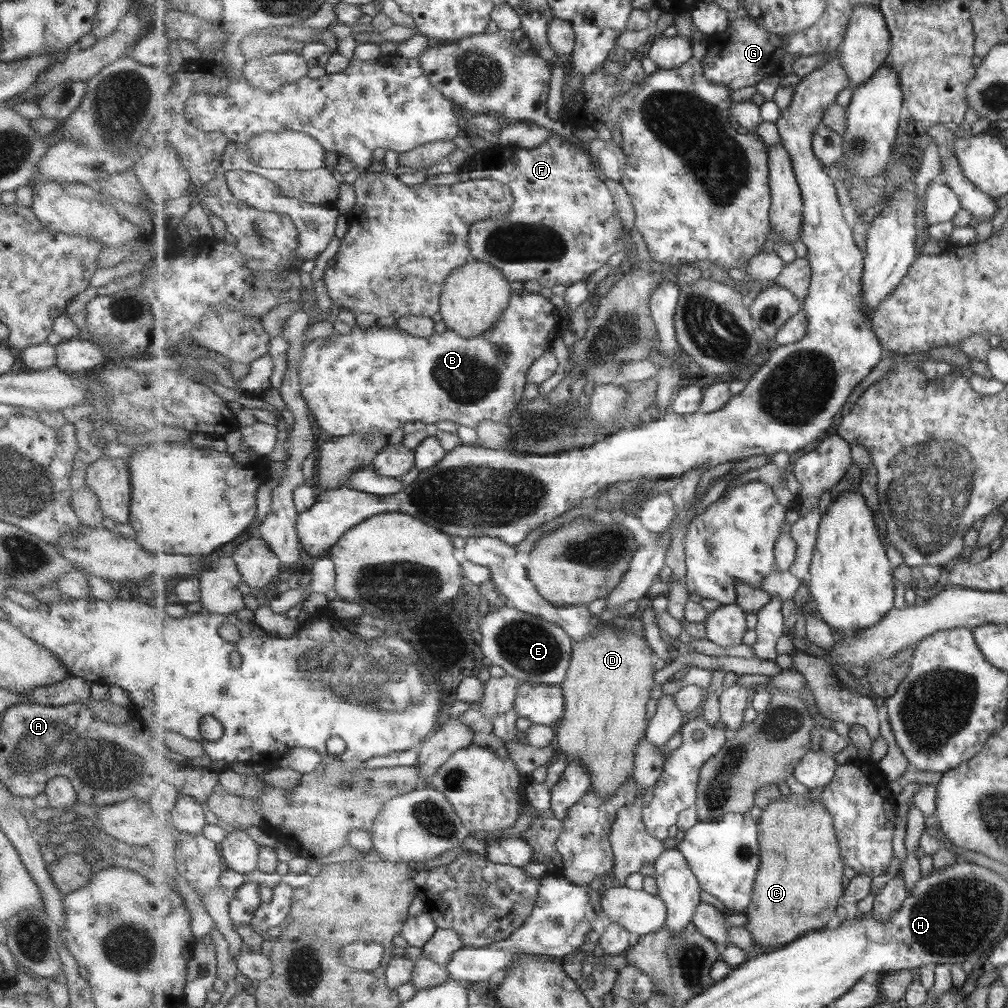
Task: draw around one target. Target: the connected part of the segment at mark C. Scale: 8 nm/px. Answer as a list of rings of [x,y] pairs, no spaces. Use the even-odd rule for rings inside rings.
[[[792,794],[789,797],[782,796],[780,800],[771,803],[767,808],[762,811],[759,817],[759,832],[760,832],[760,852],[761,852],[761,868],[755,881],[753,898],[751,904],[744,912],[747,915],[747,922],[744,928],[752,935],[753,942],[757,951],[769,952],[774,951],[788,944],[795,942],[798,938],[805,936],[808,932],[815,932],[816,930],[823,930],[825,927],[834,923],[835,910],[839,906],[839,900],[843,898],[844,891],[846,890],[843,880],[843,864],[842,852],[839,844],[839,839],[836,835],[835,823],[824,802],[811,800],[808,798],[808,794]]]

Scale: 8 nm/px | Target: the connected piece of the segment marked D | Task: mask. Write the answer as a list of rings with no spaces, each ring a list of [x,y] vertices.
[[[605,624],[599,629],[597,635],[593,637],[587,637],[585,641],[581,643],[575,643],[572,654],[571,667],[567,674],[567,678],[562,682],[561,687],[565,697],[565,712],[562,719],[557,725],[557,738],[556,746],[562,751],[562,756],[572,762],[580,762],[591,775],[592,790],[598,794],[599,798],[604,800],[611,800],[617,793],[623,784],[625,784],[630,778],[634,776],[634,770],[636,769],[636,756],[638,755],[638,746],[646,738],[646,732],[649,722],[647,722],[647,706],[649,706],[649,700],[651,700],[651,692],[653,692],[653,685],[655,684],[655,655],[651,652],[651,648],[645,640],[645,636],[637,635],[631,631],[619,631],[610,624]]]

